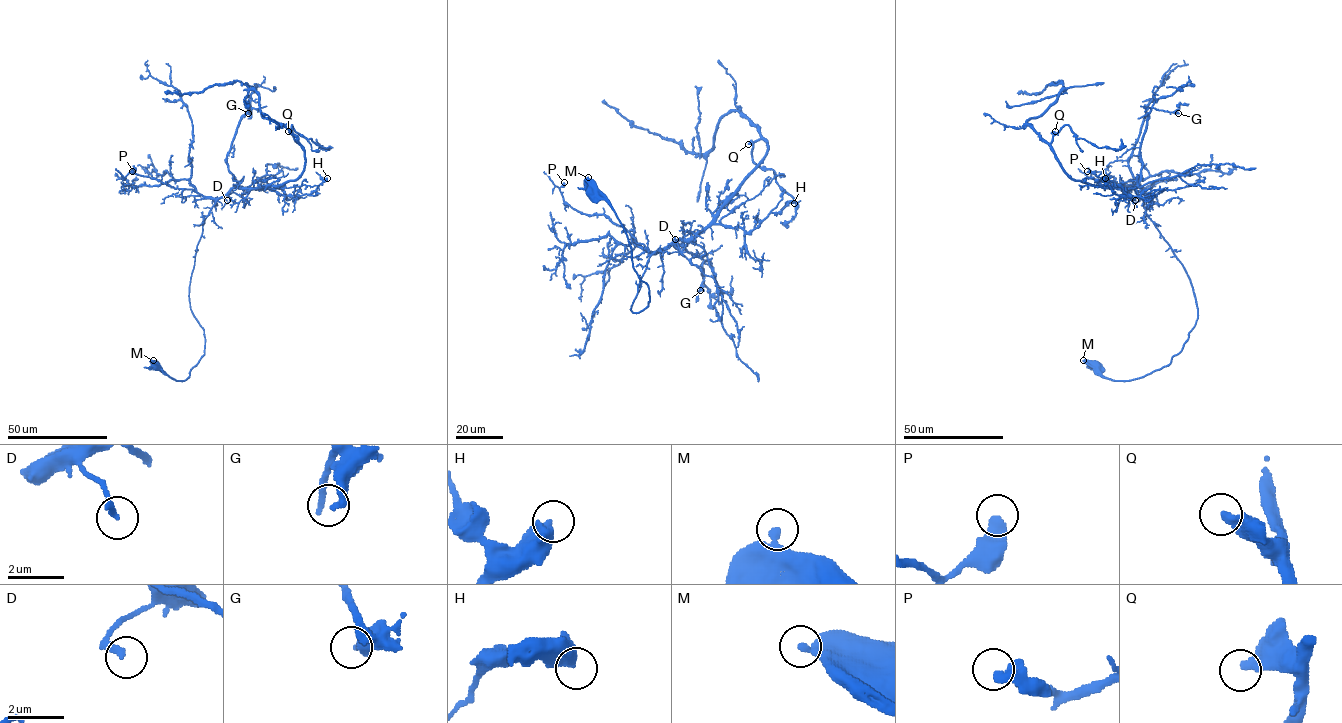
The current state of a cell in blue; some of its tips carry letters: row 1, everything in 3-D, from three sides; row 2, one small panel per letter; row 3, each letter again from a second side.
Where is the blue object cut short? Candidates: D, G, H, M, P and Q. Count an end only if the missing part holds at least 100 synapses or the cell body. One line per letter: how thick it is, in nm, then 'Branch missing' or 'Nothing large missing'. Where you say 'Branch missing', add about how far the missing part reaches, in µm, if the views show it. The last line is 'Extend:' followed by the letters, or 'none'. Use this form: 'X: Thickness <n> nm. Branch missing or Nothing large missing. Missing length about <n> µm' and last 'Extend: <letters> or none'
D: Thickness 240 nm. Nothing large missing
G: Thickness 380 nm. Nothing large missing
H: Thickness 550 nm. Nothing large missing
M: Thickness 320 nm. Nothing large missing
P: Thickness 480 nm. Nothing large missing
Q: Thickness 380 nm. Nothing large missing
Extend: none

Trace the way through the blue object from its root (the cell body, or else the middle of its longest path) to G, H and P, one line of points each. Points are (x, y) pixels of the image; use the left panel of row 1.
G: (154, 366), (185, 380), (204, 354), (190, 278), (204, 219), (237, 184), (227, 152), (248, 113)
H: (154, 366), (185, 380), (204, 354), (189, 285), (203, 222), (215, 202), (234, 187), (300, 196), (327, 178)
P: (154, 366), (185, 380), (204, 354), (189, 285), (203, 222), (215, 200), (132, 171)

